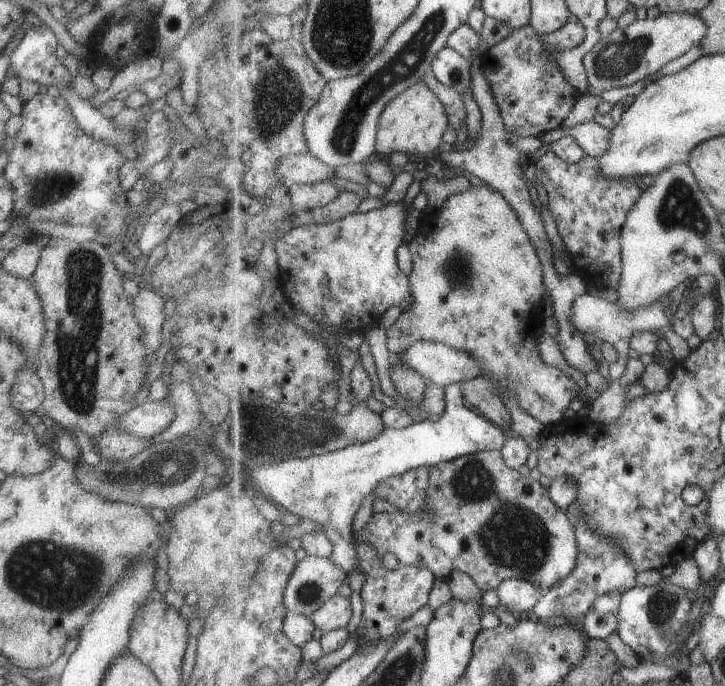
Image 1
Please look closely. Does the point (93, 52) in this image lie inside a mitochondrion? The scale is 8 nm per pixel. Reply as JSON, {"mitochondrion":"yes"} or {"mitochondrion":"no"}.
{"mitochondrion":"no"}

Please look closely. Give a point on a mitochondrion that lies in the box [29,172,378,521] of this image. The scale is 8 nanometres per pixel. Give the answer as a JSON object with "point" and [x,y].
{"point":[77,338]}

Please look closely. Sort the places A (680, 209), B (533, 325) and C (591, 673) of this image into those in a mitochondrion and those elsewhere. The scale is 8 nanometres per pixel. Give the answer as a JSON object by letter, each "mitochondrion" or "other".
{"A":"mitochondrion","B":"other","C":"other"}

